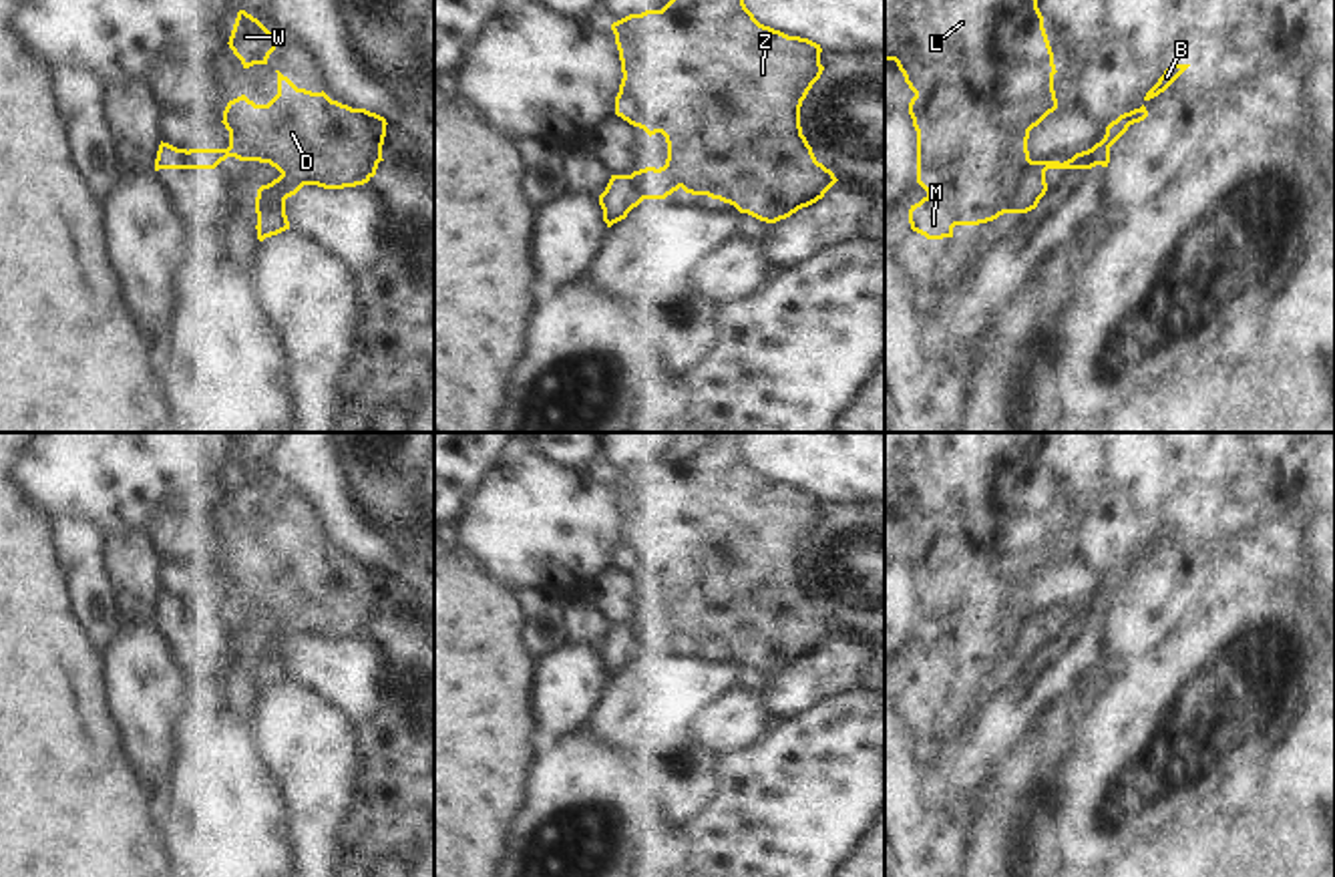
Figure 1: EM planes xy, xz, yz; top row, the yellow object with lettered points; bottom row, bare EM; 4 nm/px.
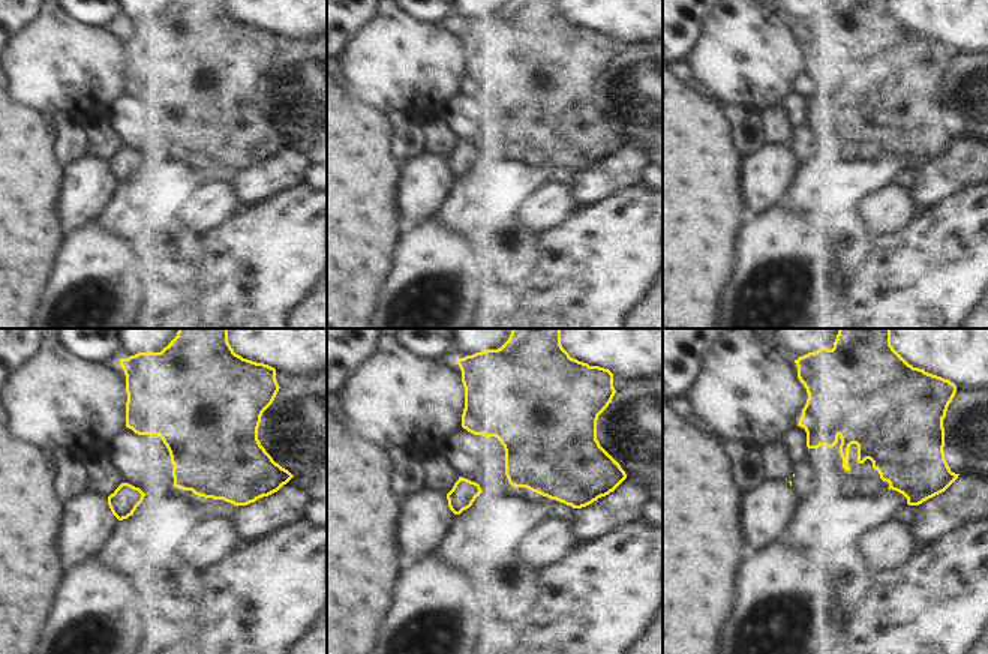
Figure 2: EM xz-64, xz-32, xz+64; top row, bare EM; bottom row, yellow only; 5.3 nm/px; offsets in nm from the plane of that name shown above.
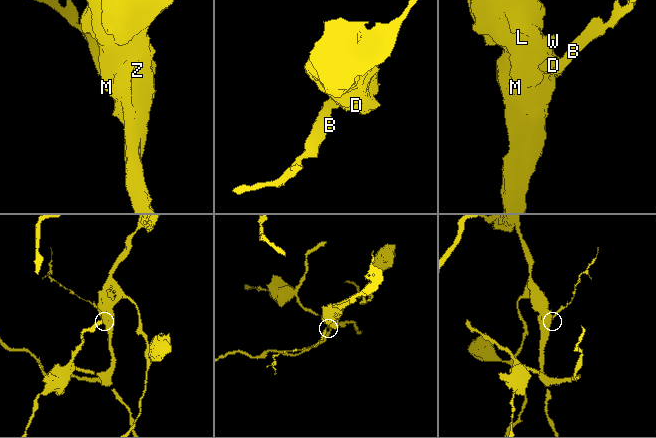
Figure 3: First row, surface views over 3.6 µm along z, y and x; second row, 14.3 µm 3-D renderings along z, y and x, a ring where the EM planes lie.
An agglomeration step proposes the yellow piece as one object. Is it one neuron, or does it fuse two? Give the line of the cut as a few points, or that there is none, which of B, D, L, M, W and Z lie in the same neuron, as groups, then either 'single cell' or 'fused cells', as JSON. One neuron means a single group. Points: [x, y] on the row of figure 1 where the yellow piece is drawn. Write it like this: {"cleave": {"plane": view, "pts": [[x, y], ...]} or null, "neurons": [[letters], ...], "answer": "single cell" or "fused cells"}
{"cleave": {"plane": "xz", "pts": [[630, 176], [630, 182], [644, 198]]}, "neurons": [["B"], ["D", "L", "M", "W", "Z"]], "answer": "fused cells"}

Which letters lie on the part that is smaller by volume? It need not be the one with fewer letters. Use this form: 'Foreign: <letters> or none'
Foreign: B

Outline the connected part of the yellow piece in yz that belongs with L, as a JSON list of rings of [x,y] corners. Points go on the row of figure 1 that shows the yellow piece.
[[[885,0],[885,60],[895,60],[915,93],[909,115],[917,131],[917,183],[927,195],[911,205],[911,229],[927,239],[953,237],[955,225],[979,225],[1003,213],[1027,213],[1047,191],[1047,169],[1092,169],[1088,151],[1072,159],[1031,161],[1029,131],[1058,109],[1054,52],[1037,0]]]

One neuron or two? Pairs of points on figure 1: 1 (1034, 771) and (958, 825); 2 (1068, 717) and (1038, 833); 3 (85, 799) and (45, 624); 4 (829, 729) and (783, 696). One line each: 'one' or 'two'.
1: two
2: two
3: one
4: two

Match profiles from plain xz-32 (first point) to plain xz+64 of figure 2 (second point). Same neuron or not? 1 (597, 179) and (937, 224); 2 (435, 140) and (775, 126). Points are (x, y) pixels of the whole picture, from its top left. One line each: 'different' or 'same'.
1: different
2: same

